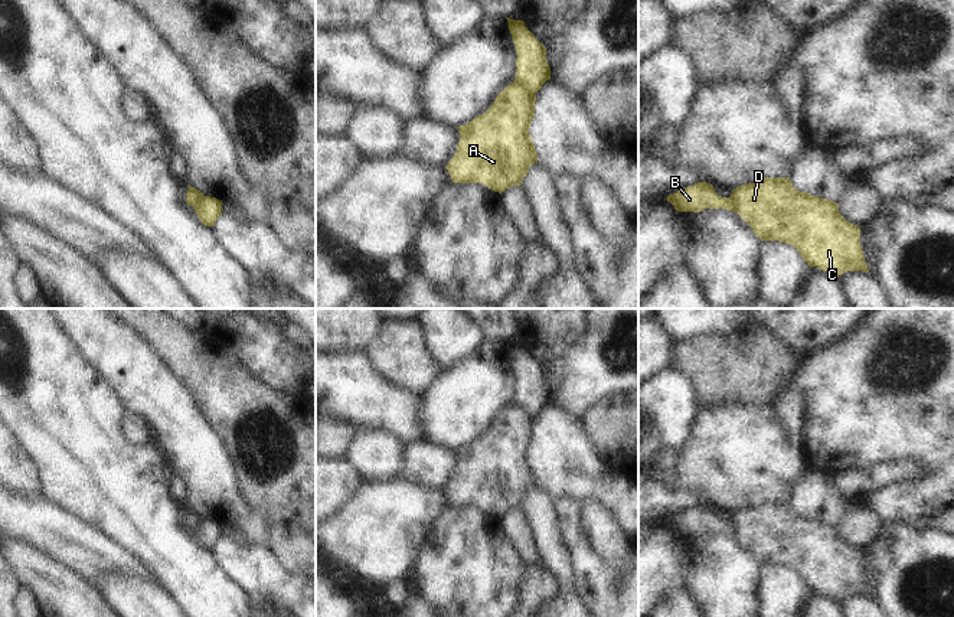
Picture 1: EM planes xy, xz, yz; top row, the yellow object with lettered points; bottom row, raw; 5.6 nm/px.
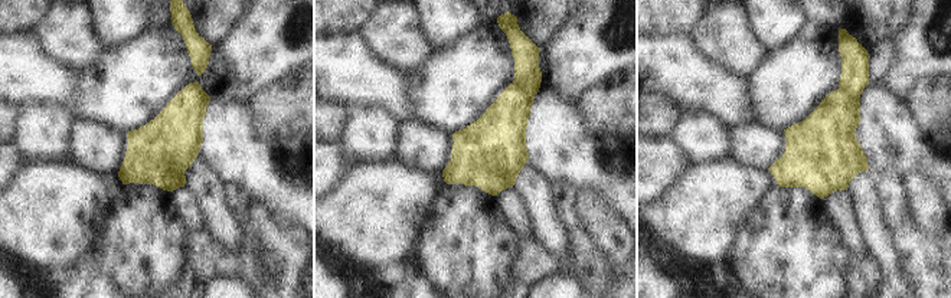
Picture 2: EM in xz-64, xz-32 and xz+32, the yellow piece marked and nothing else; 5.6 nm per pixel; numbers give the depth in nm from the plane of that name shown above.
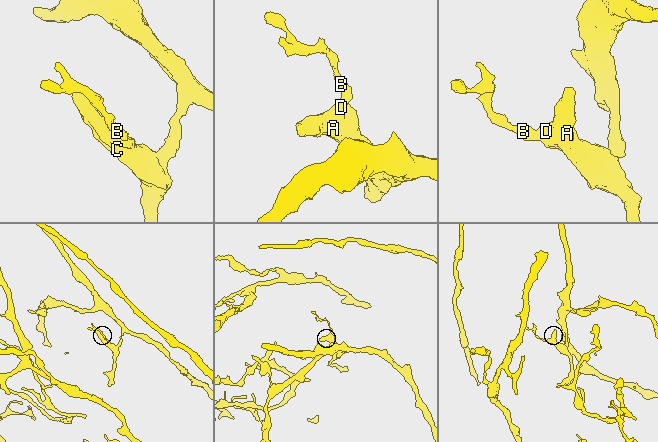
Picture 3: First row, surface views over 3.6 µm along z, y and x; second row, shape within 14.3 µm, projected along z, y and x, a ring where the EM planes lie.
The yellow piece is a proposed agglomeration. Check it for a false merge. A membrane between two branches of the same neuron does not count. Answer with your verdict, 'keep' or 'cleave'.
cleave

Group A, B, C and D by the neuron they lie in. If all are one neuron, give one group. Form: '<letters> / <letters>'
A C D / B

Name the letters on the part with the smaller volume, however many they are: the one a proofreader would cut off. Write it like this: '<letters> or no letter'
B

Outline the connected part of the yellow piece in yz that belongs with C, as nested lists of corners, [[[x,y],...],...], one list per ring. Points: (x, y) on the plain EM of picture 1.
[[[765,500],[738,509],[731,516],[738,538],[761,564],[780,564],[793,568],[810,590],[834,600],[846,594],[869,595],[860,569],[860,549],[839,536],[839,528],[807,515],[797,513],[790,500]]]

